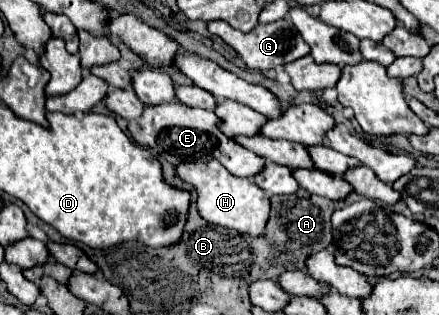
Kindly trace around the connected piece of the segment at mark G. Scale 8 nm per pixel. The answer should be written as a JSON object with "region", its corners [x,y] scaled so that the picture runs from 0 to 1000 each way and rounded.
{"region":[[[651,60],[610,73],[610,79],[583,79],[565,105],[551,105],[551,98],[524,86],[515,67],[478,67],[474,73],[474,98],[497,111],[497,117],[506,117],[565,200],[569,219],[592,219],[592,225],[624,219],[624,213],[638,213],[647,200],[665,200],[670,187],[683,187],[683,181],[702,175],[697,137],[683,124],[683,111],[665,86],[665,73],[651,67]]]}

